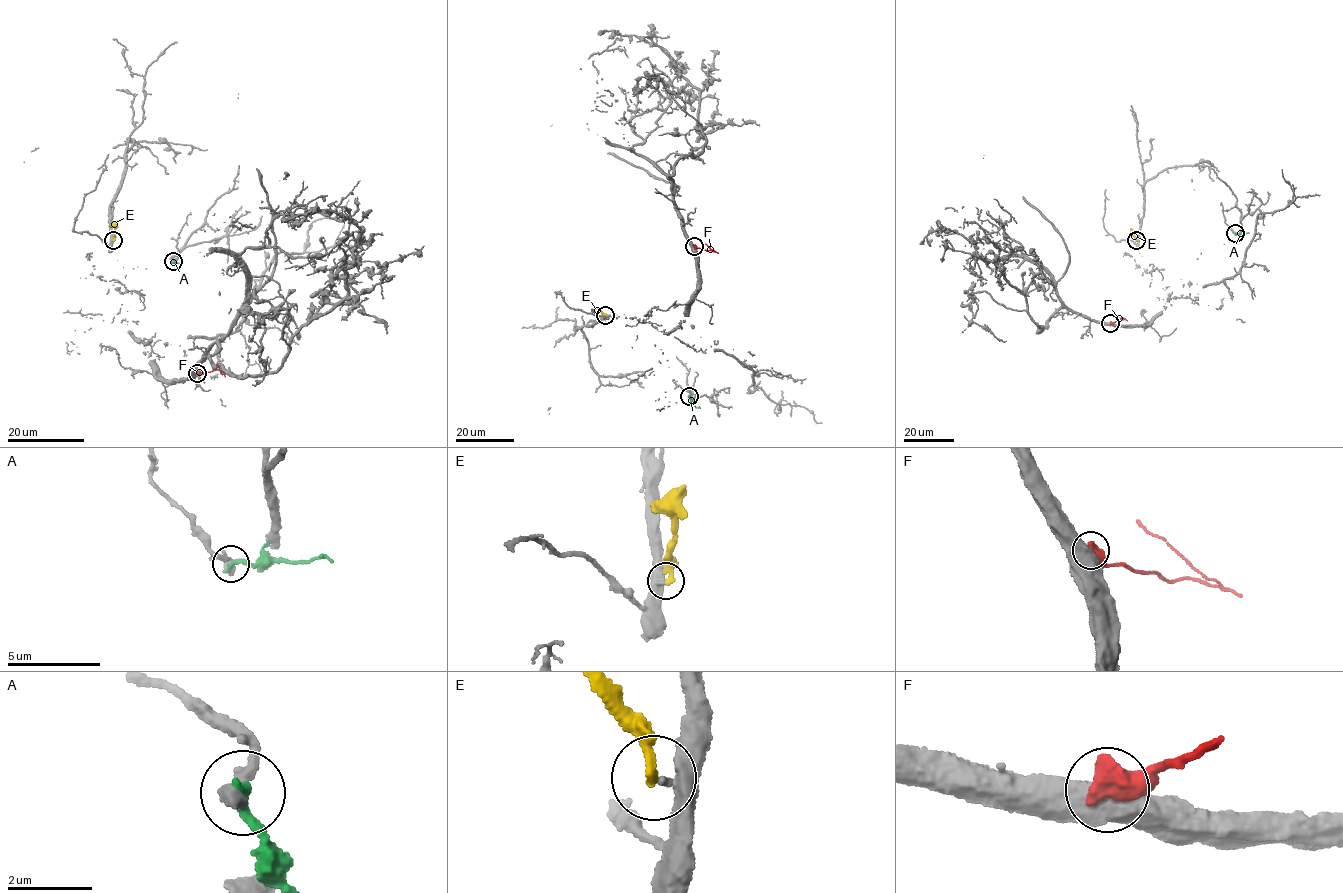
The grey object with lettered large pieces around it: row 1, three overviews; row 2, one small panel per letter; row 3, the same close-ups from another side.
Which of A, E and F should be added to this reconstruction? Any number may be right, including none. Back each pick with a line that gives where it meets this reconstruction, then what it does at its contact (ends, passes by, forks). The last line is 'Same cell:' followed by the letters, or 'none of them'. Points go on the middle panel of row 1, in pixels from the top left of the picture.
Same cell: none of them

